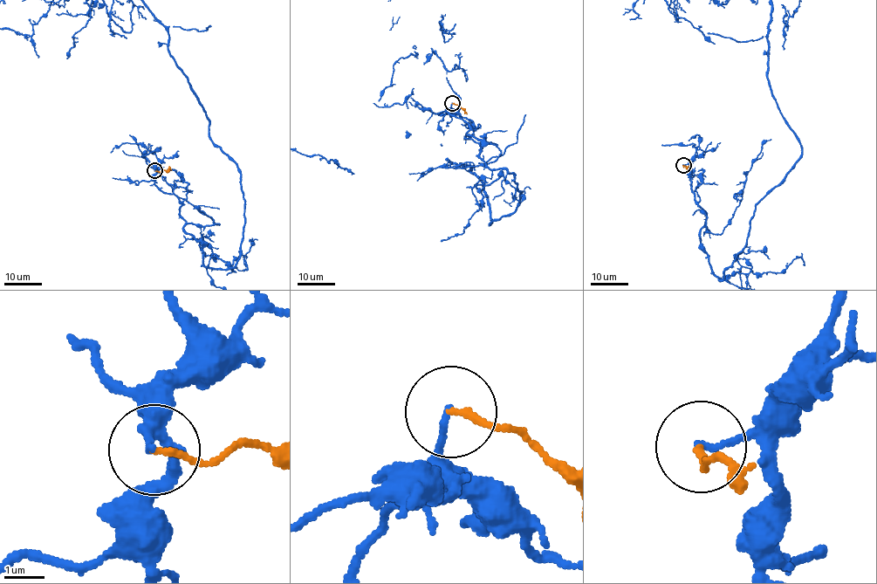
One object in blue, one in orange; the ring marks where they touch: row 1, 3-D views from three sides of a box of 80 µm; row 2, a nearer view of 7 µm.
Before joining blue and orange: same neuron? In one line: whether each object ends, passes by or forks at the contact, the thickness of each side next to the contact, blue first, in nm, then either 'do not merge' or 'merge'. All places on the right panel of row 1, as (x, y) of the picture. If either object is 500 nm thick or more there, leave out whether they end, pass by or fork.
blue ends; orange ends; calibres 140 and 150 nm; do not merge

